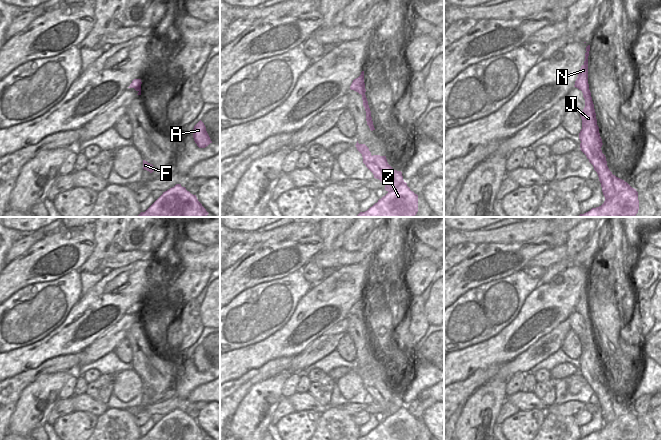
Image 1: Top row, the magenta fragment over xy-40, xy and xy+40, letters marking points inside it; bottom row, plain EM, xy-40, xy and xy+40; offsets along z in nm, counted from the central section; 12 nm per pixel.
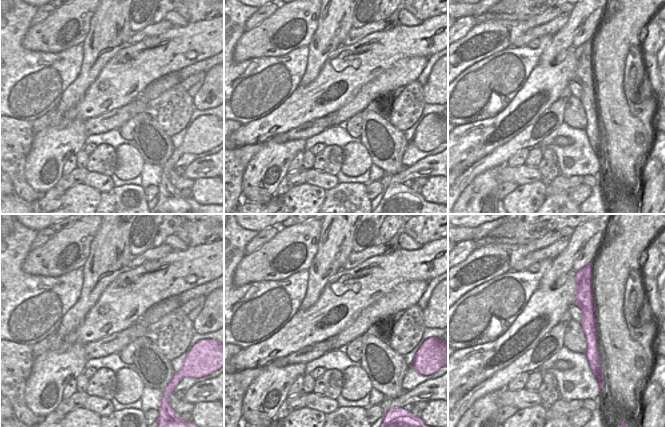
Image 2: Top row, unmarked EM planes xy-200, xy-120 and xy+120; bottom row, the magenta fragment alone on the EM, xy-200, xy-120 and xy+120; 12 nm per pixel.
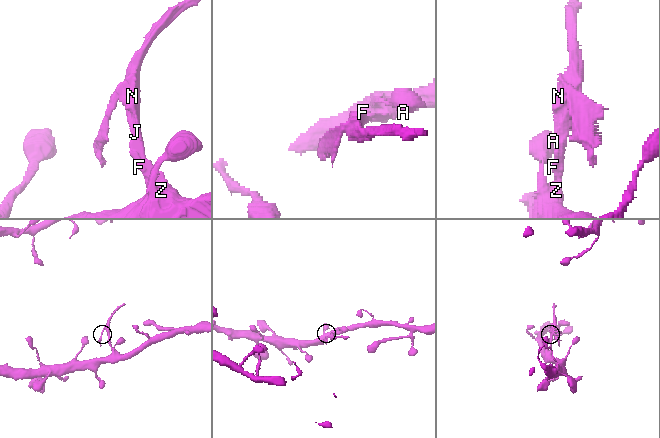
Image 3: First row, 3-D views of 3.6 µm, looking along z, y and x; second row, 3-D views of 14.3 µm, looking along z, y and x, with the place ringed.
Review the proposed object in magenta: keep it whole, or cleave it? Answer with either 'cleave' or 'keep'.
cleave

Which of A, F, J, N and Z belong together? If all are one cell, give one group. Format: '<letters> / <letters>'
A F Z / J N

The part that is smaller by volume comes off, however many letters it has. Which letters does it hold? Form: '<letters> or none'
J, N

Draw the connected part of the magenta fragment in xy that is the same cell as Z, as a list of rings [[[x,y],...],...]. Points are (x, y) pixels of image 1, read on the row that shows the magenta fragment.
[[[365,154],[363,163],[374,178],[385,184],[388,192],[365,212],[356,217],[415,217],[418,212],[418,195],[407,186],[402,172],[394,170],[386,156]]]

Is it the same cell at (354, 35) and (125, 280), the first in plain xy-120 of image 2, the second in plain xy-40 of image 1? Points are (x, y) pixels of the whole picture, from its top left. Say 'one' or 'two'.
two

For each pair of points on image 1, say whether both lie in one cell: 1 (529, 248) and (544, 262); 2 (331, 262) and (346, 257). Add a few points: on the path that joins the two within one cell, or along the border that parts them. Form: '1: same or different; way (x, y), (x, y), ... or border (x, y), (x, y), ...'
1: different; border (554, 246), (534, 255), (524, 267)
2: same; way (335, 259), (342, 258)

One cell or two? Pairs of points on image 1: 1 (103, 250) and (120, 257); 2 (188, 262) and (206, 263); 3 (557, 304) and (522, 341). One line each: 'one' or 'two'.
1: two
2: one
3: one

